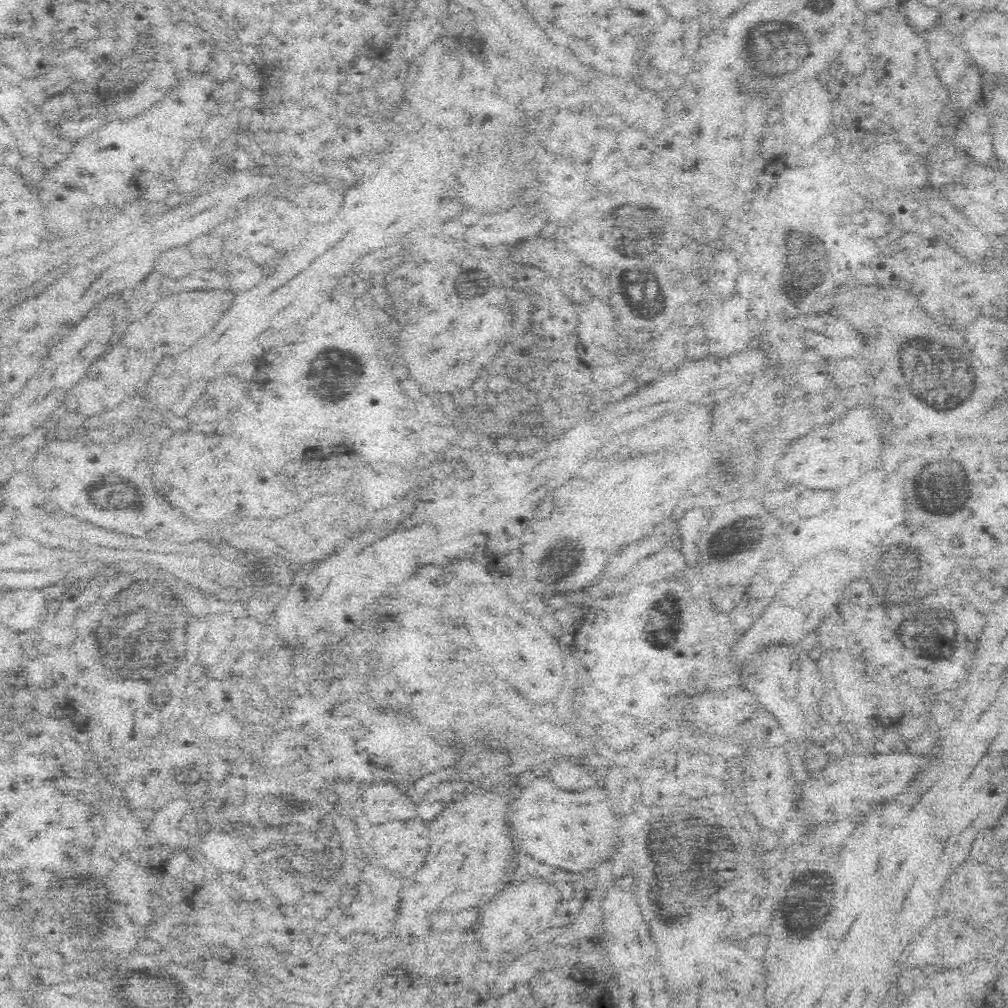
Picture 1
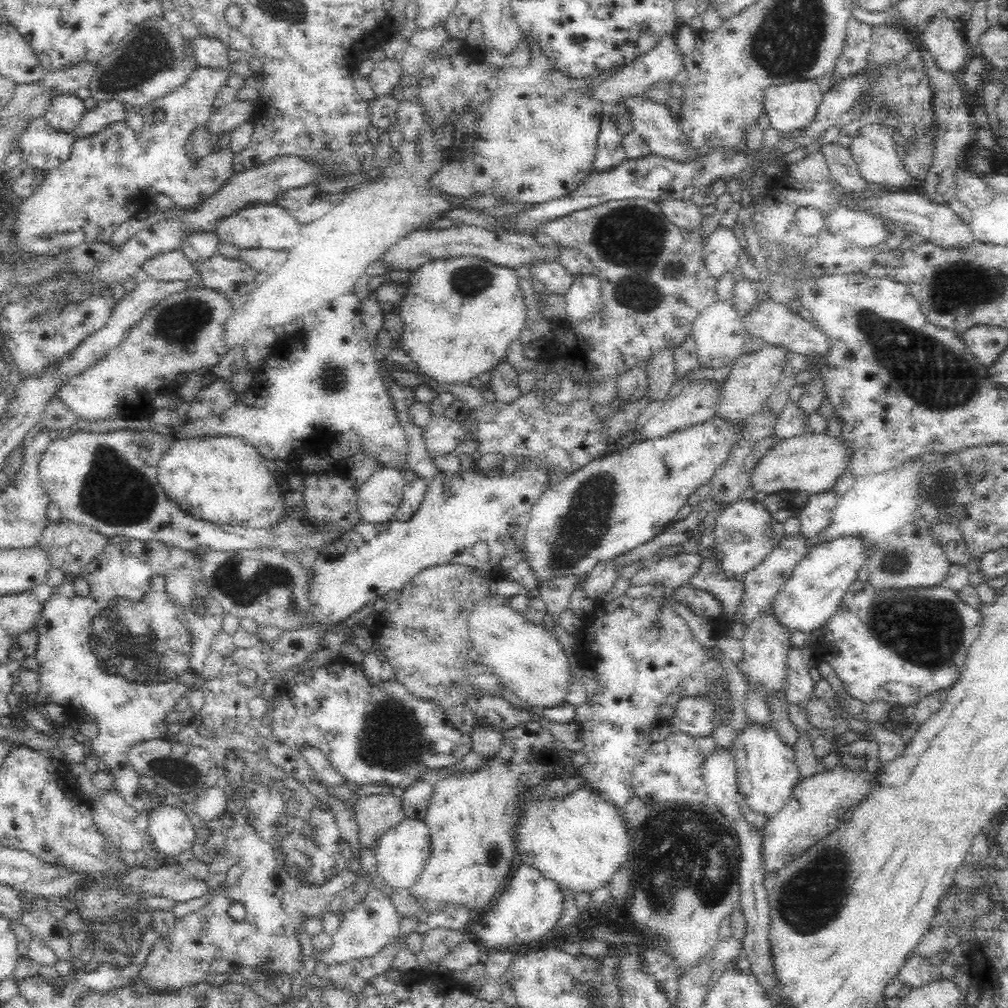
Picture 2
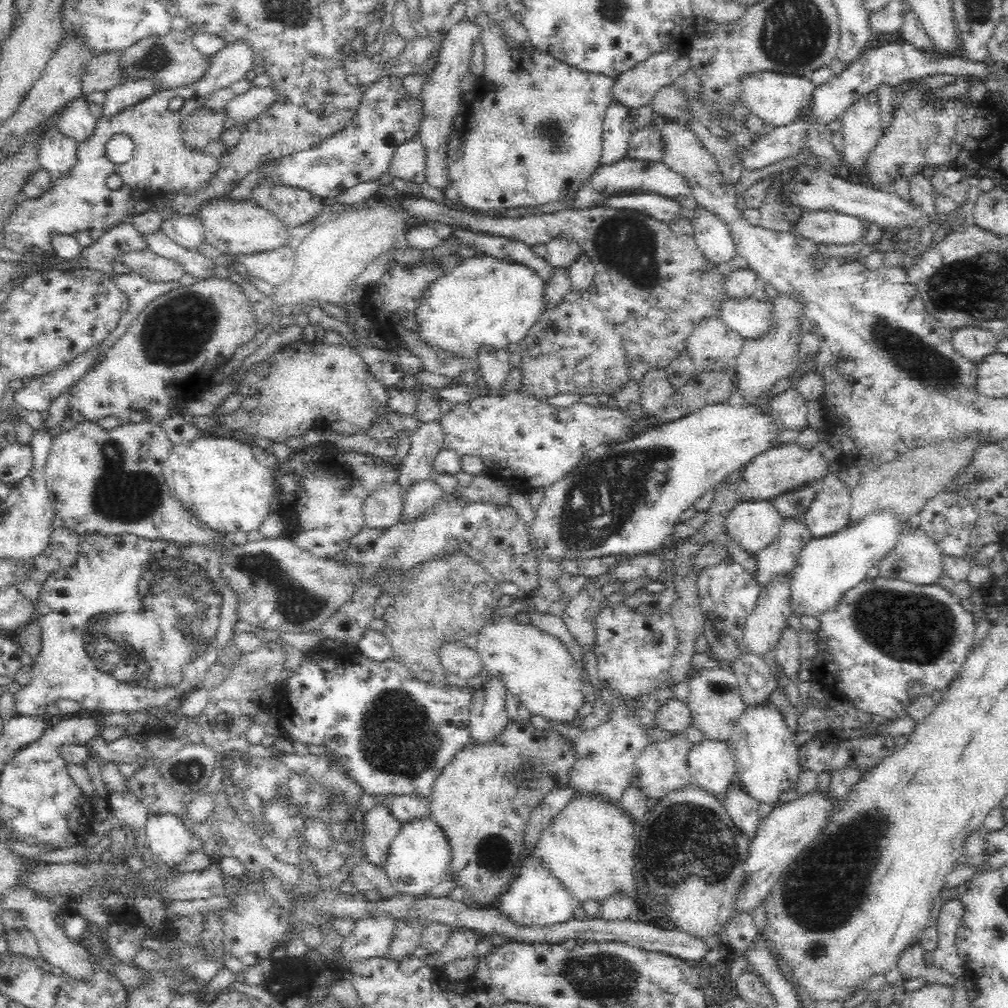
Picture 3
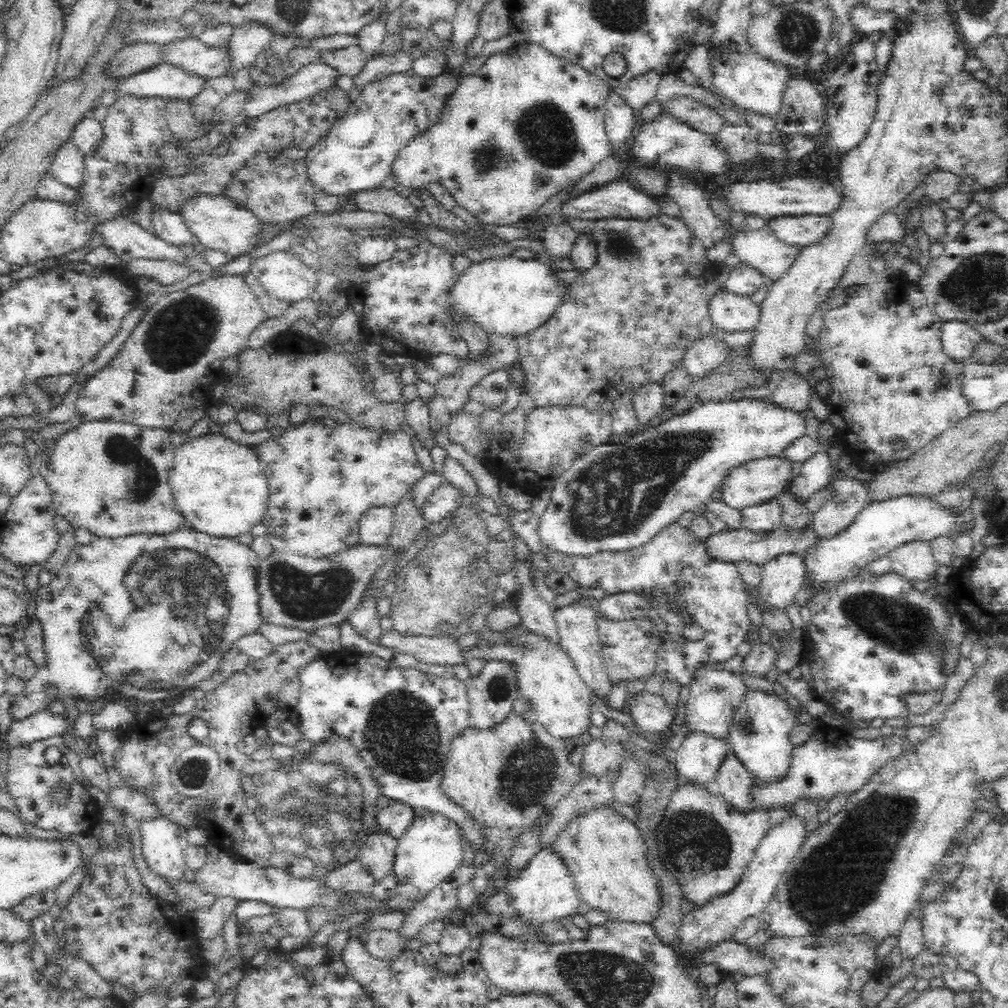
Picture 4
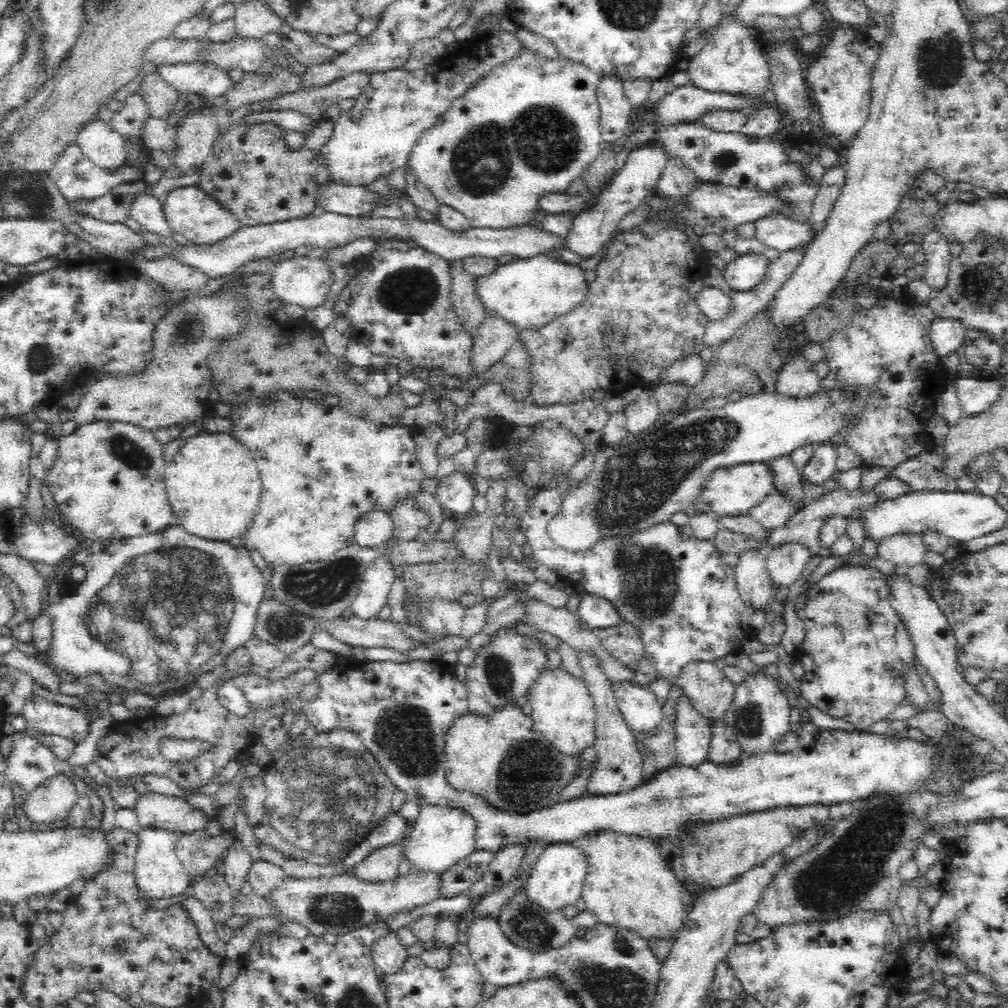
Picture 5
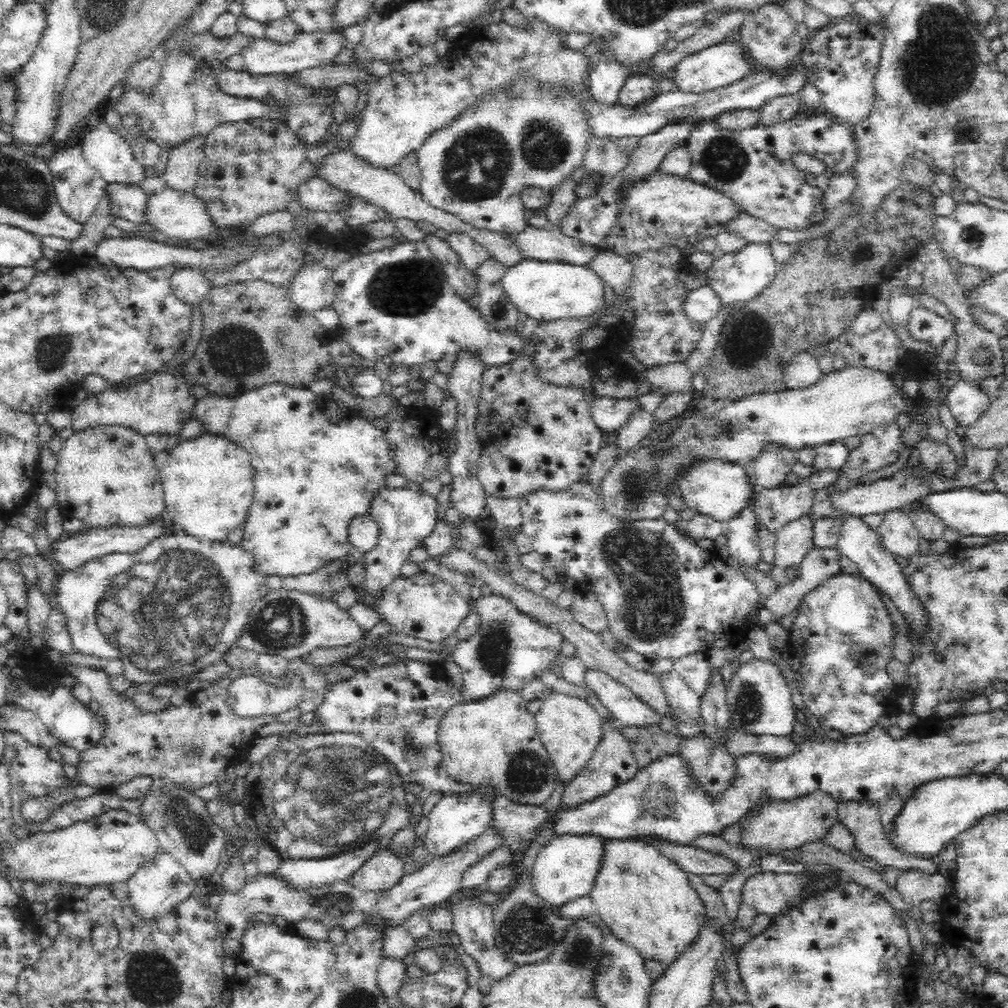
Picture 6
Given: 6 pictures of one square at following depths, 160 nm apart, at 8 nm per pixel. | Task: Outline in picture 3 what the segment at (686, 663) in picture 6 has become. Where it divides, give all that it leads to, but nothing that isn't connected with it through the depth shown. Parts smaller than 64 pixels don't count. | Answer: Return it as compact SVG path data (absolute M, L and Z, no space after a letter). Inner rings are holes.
M725 667L702 670L692 677L689 680L689 694L685 703L693 714L692 726L700 730L707 740L721 742L730 739L734 724L746 708L738 679Z

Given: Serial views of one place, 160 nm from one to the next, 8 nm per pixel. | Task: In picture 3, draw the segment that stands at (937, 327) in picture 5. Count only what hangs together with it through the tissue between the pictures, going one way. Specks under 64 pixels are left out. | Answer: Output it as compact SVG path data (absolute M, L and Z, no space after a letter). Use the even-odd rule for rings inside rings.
M968 324L953 334L954 349L974 363L982 362L988 354L996 351L1000 339L990 329Z

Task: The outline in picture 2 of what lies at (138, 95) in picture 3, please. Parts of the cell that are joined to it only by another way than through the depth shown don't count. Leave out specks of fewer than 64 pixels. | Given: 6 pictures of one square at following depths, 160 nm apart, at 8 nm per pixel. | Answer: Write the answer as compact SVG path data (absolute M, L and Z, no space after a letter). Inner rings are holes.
M98 102L88 105L86 114L78 122L78 126L72 130L71 134L76 139L104 130L111 123L124 120L124 110L122 106L115 102Z

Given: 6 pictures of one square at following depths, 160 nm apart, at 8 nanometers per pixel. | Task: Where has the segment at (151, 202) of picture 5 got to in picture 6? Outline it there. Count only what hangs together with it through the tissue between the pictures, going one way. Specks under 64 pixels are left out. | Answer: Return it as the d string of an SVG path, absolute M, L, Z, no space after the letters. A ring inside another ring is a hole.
M108 184L107 193L110 193L109 200L112 216L129 220L136 226L150 225L148 219L146 219L148 196L138 184Z

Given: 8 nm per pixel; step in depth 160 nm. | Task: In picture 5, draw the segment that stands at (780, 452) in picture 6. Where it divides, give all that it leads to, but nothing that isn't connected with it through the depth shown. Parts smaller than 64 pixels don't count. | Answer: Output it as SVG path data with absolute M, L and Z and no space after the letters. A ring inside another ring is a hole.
M785 455L766 464L773 468L775 490L782 499L790 499L790 502L794 502L795 509L802 510L808 504L808 500L801 472L790 461L790 456Z

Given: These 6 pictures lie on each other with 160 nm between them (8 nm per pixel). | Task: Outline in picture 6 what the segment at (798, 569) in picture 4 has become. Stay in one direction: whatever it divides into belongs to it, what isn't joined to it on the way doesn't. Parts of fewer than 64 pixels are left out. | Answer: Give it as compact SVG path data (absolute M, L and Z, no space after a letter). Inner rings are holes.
M806 516L775 533L774 565L782 570L798 569L813 547L813 524L811 516Z

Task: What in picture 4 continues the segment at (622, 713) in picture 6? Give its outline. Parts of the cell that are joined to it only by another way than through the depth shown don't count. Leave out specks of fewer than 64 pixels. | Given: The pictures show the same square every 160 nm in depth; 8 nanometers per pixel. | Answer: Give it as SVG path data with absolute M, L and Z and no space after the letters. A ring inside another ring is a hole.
M648 690L630 695L627 699L625 711L632 717L634 724L644 732L667 731L676 718L676 708L668 706L662 695L654 695Z

